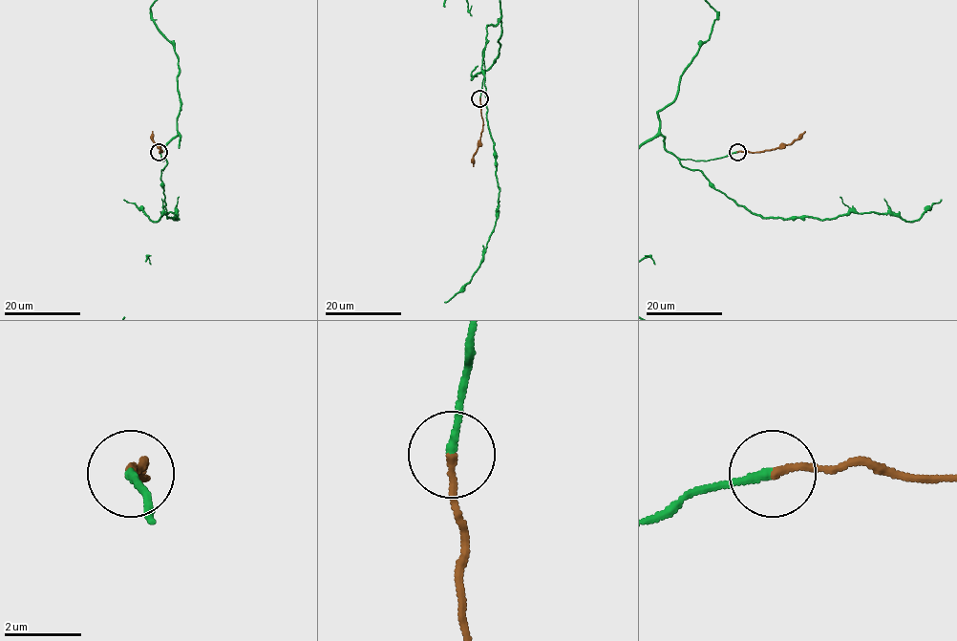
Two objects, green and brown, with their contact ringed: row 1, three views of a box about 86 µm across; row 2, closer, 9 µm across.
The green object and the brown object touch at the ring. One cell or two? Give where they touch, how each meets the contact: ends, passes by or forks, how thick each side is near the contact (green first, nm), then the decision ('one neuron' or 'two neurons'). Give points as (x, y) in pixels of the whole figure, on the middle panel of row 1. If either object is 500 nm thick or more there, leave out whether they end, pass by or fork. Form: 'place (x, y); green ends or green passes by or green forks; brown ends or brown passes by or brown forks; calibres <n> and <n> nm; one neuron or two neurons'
place (479, 98); green ends; brown ends; calibres 200 and 190 nm; one neuron

